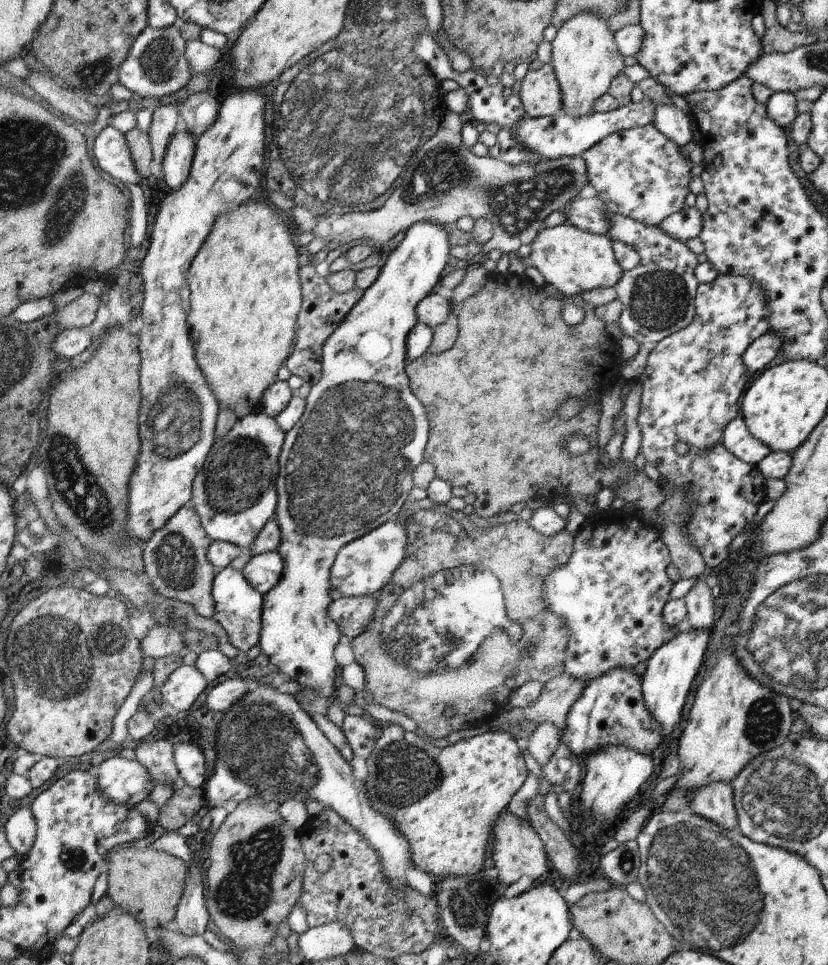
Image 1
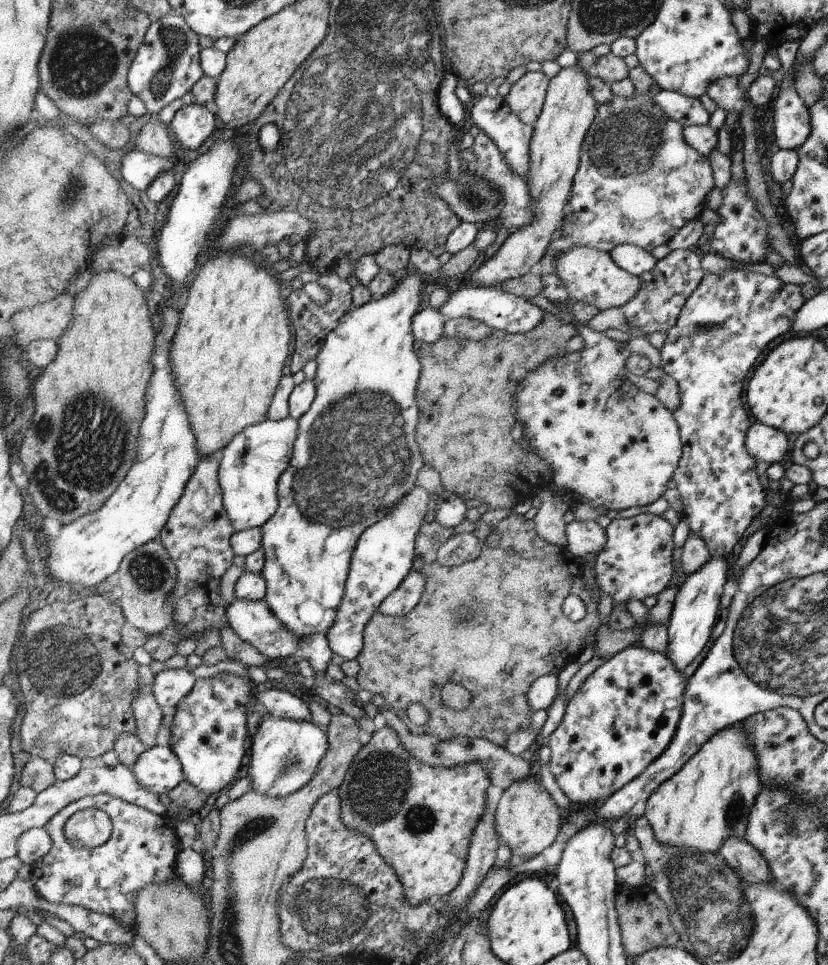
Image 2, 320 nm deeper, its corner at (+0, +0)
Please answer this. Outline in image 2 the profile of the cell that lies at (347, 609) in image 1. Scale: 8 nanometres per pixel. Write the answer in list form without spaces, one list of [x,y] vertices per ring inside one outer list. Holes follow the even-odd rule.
[[[413,570],[403,583],[379,606],[378,613],[390,616],[402,616],[408,614],[420,602],[425,589],[425,576]]]

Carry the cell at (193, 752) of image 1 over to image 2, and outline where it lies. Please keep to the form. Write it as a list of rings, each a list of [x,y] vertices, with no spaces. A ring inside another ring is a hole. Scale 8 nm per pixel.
[[[232,673],[216,674],[212,678],[200,679],[192,688],[192,692],[176,707],[173,728],[173,752],[180,760],[184,777],[195,788],[198,788],[205,796],[221,793],[226,790],[228,784],[234,784],[234,778],[238,774],[240,762],[246,754],[244,742],[246,742],[246,708],[250,702],[250,692],[254,692],[254,686],[250,686],[248,678],[238,678]]]

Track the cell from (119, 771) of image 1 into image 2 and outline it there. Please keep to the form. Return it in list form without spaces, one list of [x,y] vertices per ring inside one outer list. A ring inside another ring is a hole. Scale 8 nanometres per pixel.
[[[170,747],[147,749],[131,771],[138,784],[154,795],[166,794],[185,780],[180,760]]]

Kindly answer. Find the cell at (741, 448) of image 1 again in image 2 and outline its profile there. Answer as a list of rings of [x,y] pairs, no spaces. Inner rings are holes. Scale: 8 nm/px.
[[[754,422],[746,434],[748,452],[758,460],[774,464],[788,458],[788,436],[783,430]]]

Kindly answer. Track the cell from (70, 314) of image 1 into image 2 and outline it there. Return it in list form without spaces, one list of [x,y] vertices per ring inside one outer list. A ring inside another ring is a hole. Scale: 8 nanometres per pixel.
[[[68,293],[57,299],[25,308],[12,320],[24,346],[44,339],[59,339],[76,316],[77,300]]]

